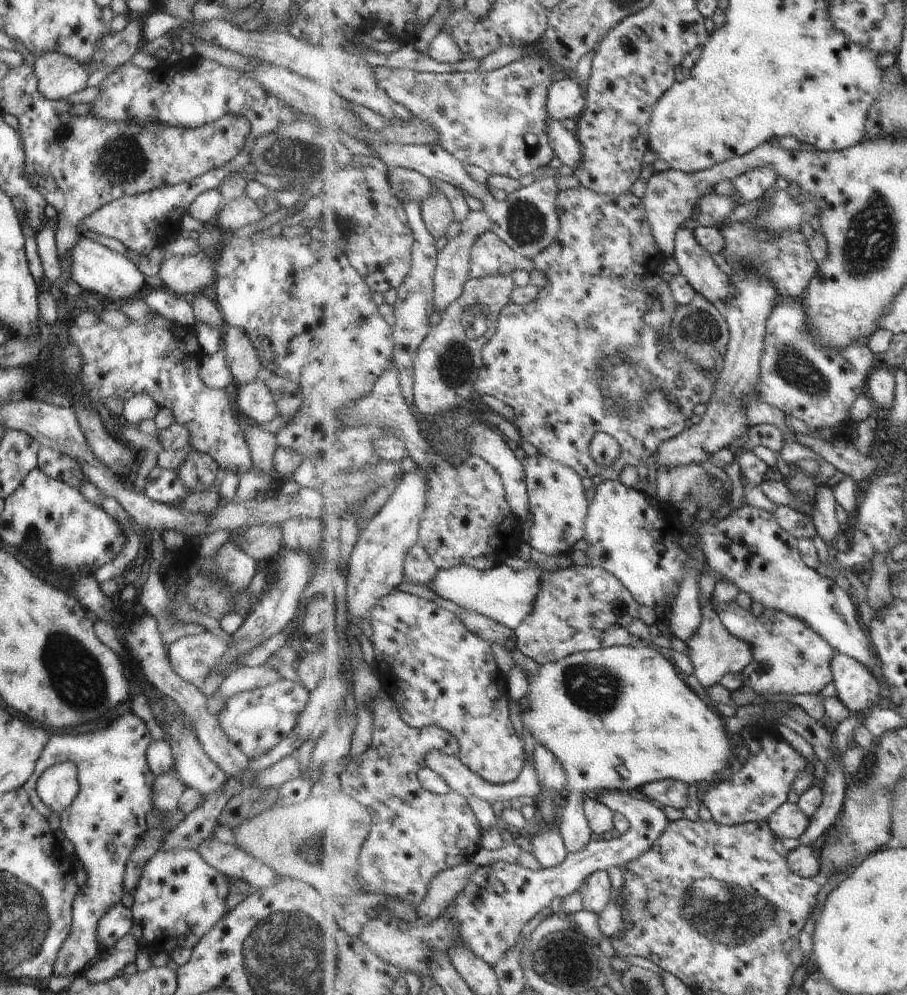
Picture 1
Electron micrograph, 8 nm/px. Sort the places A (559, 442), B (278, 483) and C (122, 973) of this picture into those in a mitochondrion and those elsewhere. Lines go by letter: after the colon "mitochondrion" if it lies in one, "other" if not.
A: other
B: other
C: other

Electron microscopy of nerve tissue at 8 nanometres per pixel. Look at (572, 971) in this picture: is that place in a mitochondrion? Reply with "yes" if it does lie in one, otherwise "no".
no

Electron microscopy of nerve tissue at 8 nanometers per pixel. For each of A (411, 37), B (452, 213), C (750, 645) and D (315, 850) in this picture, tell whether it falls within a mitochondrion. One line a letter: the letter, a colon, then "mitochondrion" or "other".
A: other
B: other
C: other
D: mitochondrion

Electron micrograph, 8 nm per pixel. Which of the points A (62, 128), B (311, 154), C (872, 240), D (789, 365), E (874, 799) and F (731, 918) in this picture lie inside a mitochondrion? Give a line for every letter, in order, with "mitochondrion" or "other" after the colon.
A: mitochondrion
B: mitochondrion
C: mitochondrion
D: mitochondrion
E: mitochondrion
F: mitochondrion

